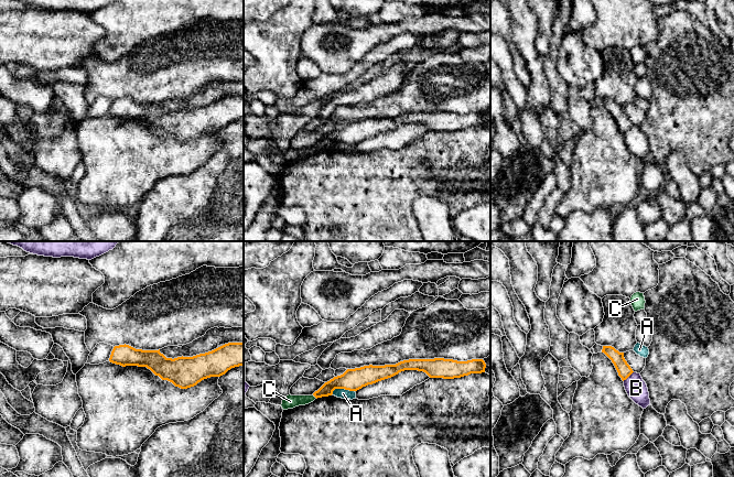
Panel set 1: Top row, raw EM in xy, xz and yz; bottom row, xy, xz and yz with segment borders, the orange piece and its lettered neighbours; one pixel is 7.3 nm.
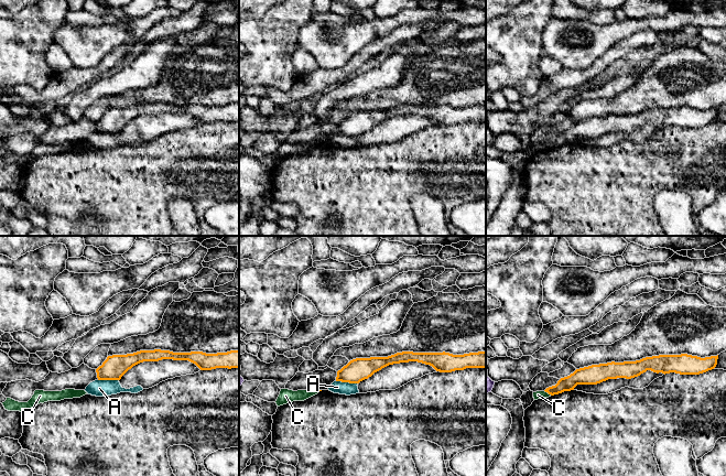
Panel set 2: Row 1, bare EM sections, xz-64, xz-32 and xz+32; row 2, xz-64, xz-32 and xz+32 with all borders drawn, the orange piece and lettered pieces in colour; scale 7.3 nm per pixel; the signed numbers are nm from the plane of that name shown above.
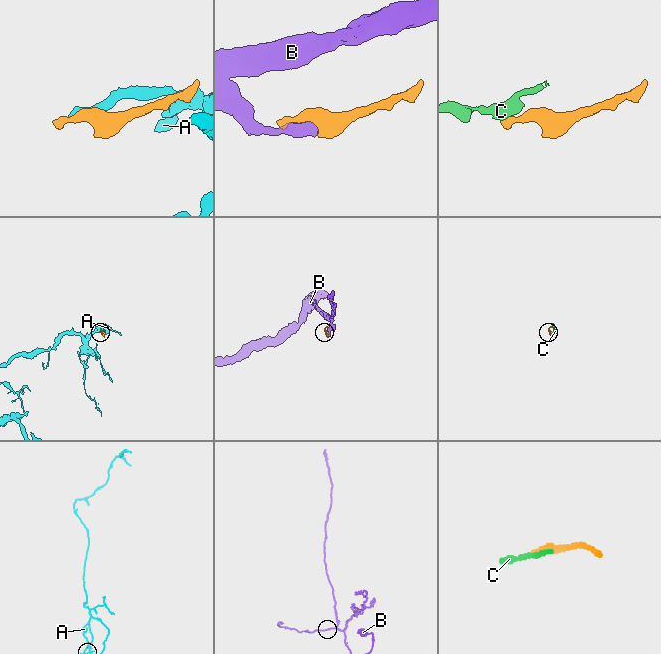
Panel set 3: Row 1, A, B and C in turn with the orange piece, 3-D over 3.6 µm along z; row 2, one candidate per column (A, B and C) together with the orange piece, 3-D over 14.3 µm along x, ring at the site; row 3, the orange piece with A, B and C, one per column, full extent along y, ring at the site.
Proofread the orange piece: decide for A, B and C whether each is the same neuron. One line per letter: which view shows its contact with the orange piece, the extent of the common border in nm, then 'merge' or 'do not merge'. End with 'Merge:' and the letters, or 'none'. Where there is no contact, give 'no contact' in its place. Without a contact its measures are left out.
A: xz | 170 nm | merge
B: yz | 100 nm | do not merge
C: xz | 50 nm | do not merge
Merge: A

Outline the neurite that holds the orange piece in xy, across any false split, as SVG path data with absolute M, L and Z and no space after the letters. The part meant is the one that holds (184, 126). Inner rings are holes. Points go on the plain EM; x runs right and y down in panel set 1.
M228 96L205 107L174 112L166 111L160 102L142 104L125 97L114 100L109 115L122 120L147 120L162 133L187 142L204 132L220 130L231 121L244 119L244 96Z

